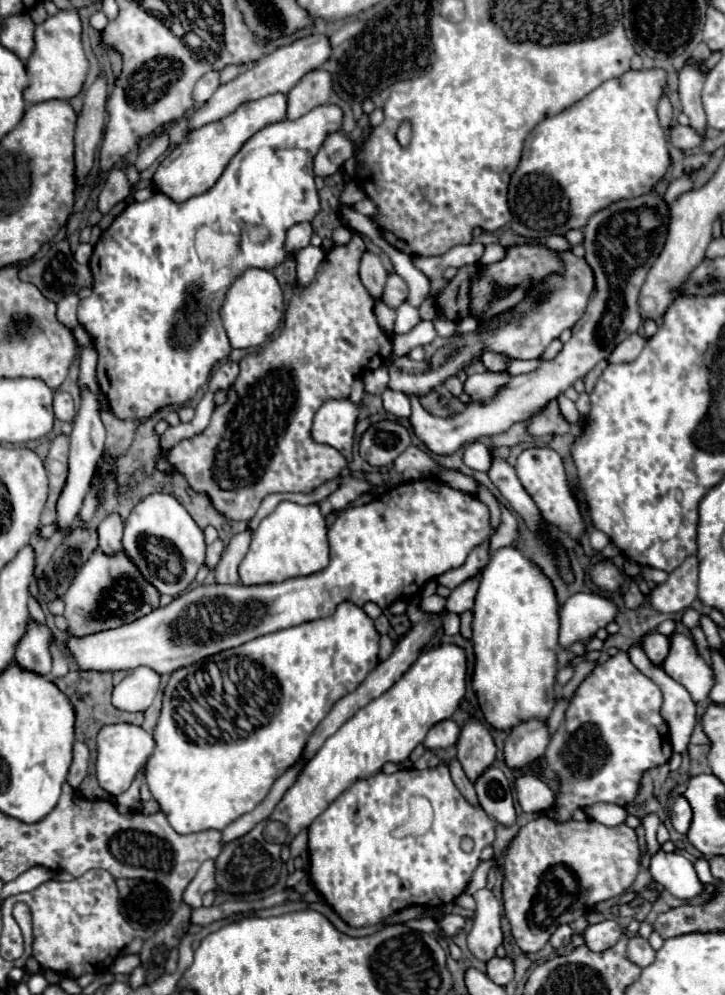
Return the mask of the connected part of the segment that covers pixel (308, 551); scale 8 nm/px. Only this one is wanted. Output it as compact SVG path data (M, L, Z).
M281 501L277 509L267 515L253 531L253 539L247 555L239 565L239 577L243 585L279 583L291 577L303 577L317 573L329 565L329 543L325 517L317 503L299 505Z

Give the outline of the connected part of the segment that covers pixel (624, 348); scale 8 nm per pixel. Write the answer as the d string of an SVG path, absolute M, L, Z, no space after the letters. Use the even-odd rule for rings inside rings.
M631 333L625 341L621 341L615 351L609 355L609 363L625 363L625 361L633 361L641 349L645 347L647 337L639 335L639 333Z

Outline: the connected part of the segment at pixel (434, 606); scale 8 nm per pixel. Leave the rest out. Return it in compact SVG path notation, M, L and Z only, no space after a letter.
M431 595L431 597L423 597L421 599L421 609L427 611L427 613L439 613L443 607L445 607L445 597L439 597L439 595Z

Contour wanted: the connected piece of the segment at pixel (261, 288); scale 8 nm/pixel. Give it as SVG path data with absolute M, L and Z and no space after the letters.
M247 269L243 271L227 289L225 301L221 305L221 321L235 349L257 347L267 341L267 337L279 327L283 319L283 291L275 275L267 269Z

